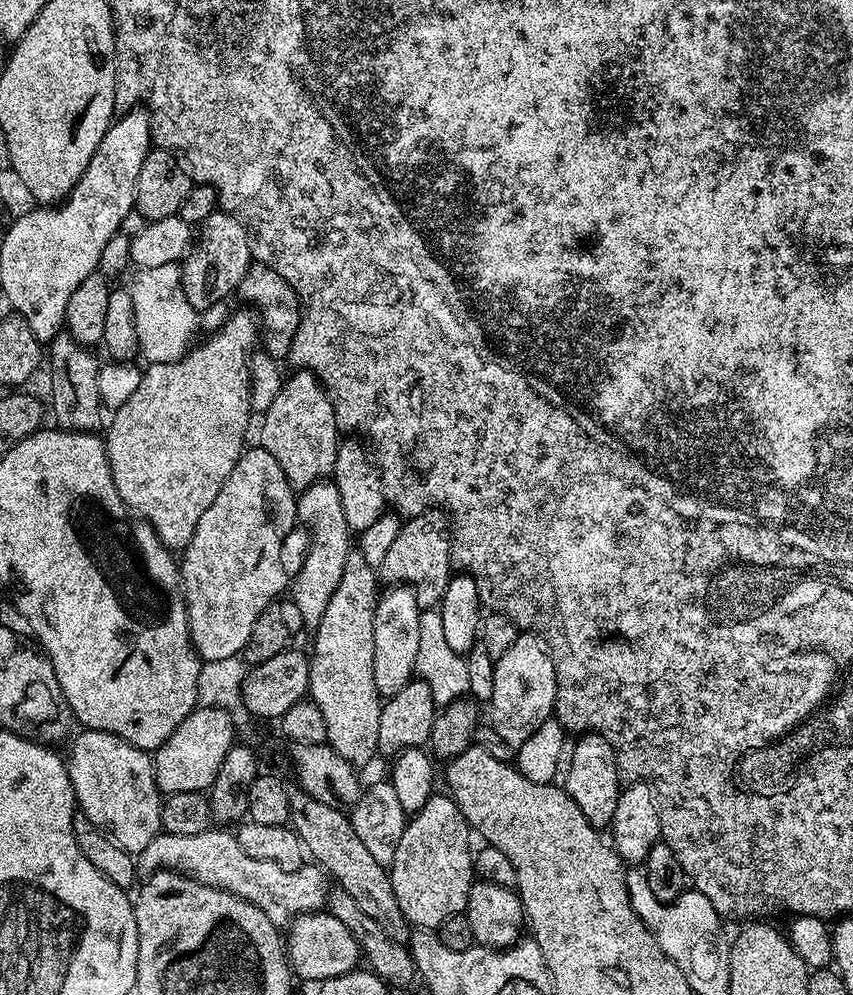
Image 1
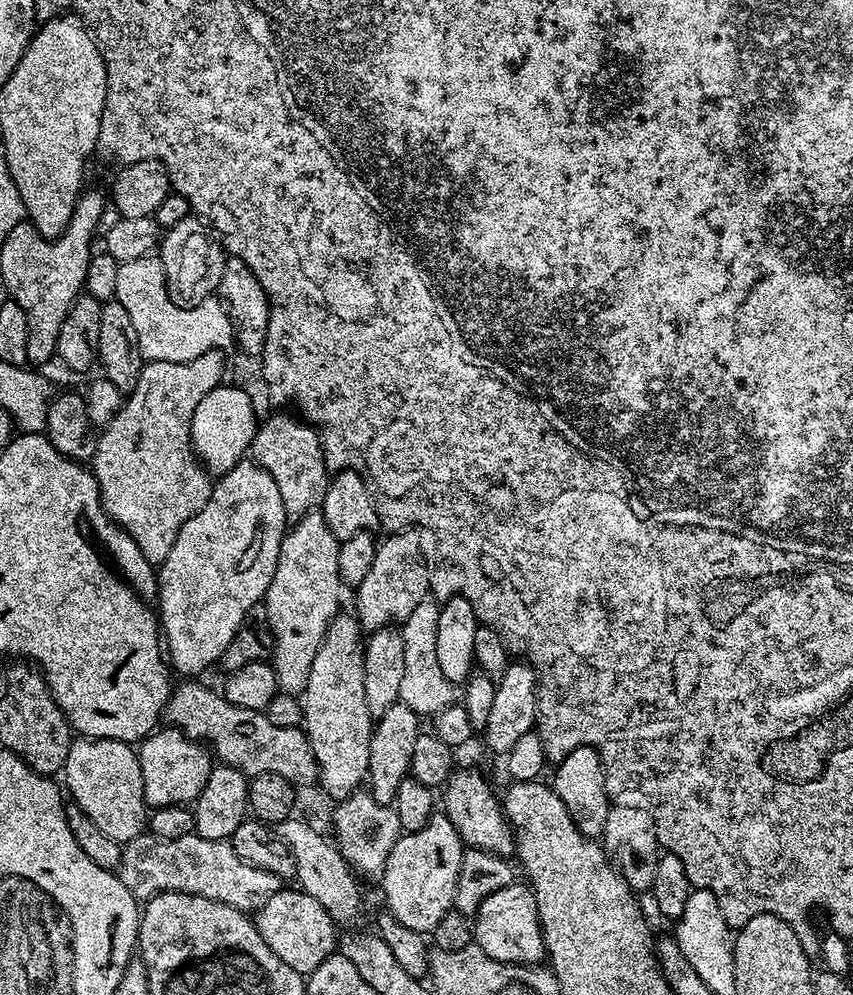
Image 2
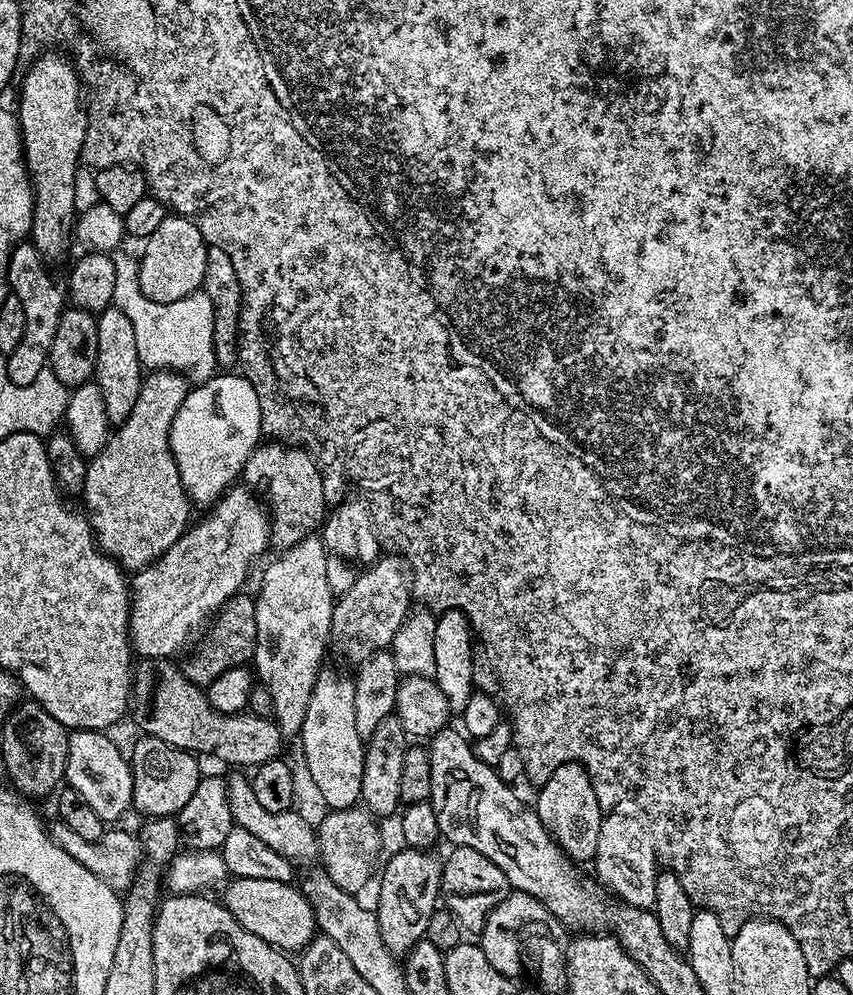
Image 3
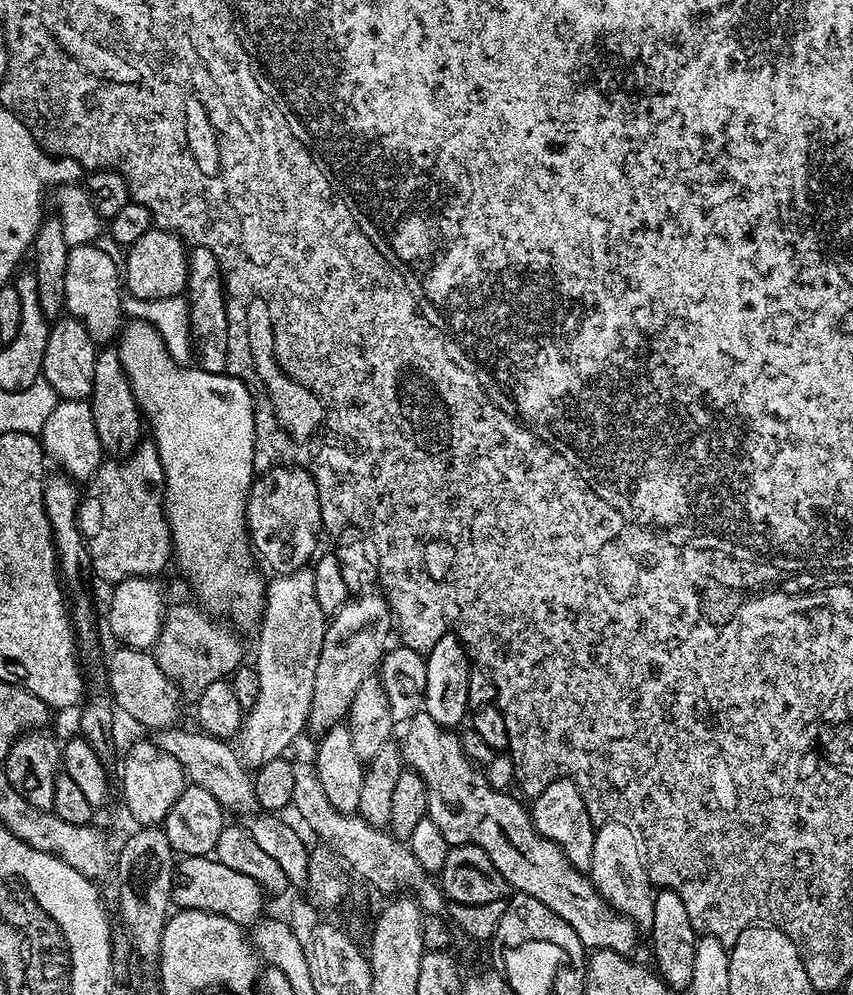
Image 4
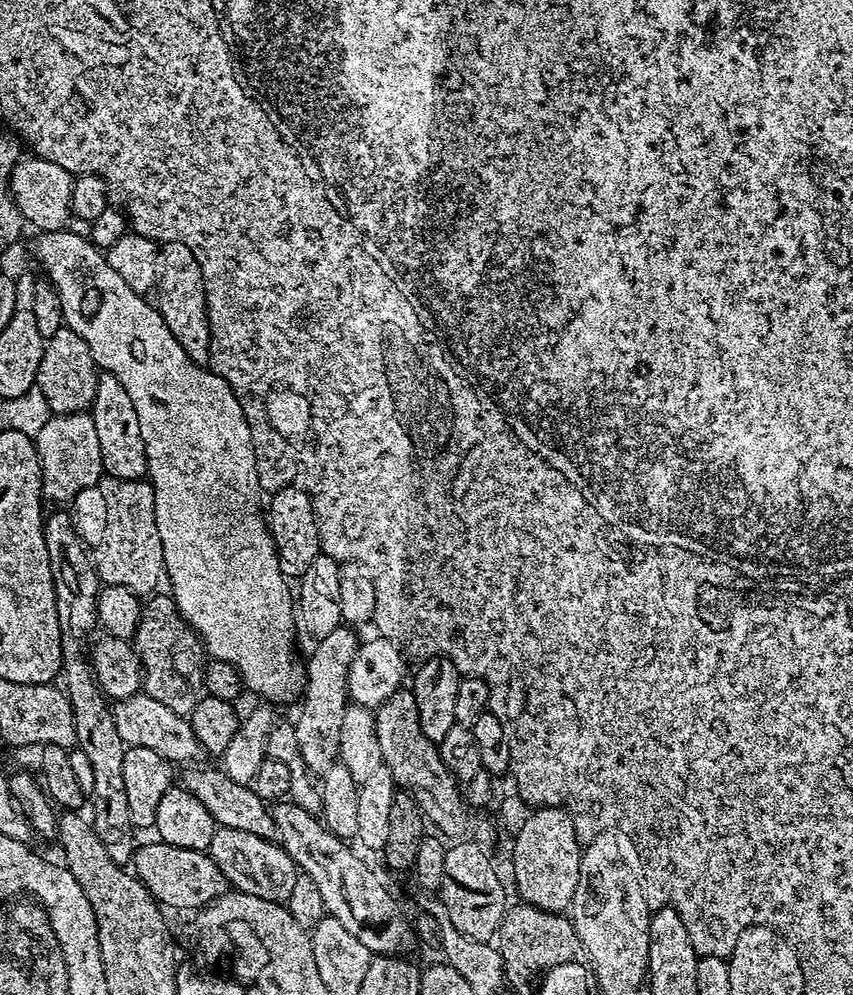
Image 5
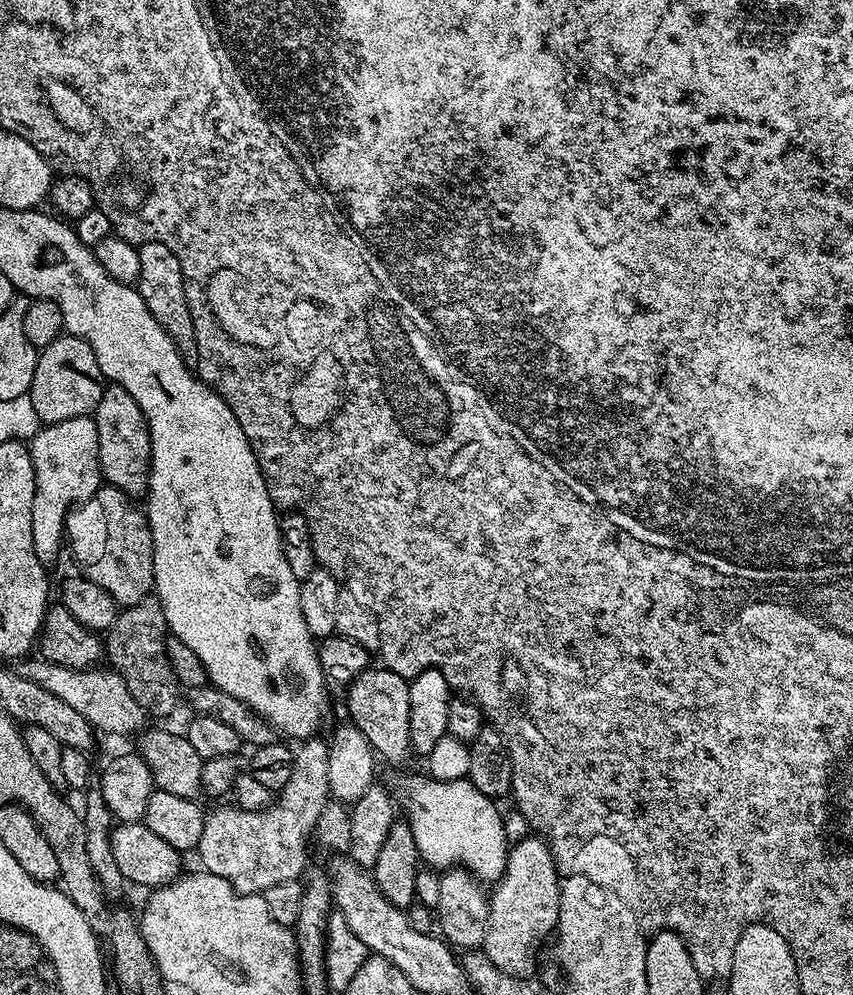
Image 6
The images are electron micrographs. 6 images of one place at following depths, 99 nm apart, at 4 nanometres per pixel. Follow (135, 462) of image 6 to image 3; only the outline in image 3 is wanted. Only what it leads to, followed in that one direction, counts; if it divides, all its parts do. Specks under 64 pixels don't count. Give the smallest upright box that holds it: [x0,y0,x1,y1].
[94,306,144,426]

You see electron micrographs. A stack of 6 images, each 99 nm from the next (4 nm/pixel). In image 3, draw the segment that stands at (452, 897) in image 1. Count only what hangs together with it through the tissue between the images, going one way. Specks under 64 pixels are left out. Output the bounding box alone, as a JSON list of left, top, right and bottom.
[374,847,442,958]

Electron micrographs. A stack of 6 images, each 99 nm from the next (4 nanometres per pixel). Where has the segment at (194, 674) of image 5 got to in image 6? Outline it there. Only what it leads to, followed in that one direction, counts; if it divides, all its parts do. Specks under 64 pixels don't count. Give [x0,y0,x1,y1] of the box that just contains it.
[102,594,182,717]

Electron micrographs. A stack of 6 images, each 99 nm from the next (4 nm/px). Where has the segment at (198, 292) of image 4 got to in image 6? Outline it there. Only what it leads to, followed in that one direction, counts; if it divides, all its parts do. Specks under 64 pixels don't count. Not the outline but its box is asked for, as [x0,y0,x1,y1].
[139,241,197,366]

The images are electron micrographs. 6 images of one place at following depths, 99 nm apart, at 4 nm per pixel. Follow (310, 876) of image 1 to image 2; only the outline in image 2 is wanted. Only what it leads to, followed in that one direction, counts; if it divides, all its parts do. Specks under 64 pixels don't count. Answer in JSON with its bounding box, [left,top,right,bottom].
[118,834,282,913]

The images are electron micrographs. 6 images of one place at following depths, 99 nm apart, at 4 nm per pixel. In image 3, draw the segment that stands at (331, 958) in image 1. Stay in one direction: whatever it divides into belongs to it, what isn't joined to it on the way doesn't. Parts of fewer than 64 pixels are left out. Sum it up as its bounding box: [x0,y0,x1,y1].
[222,878,317,954]

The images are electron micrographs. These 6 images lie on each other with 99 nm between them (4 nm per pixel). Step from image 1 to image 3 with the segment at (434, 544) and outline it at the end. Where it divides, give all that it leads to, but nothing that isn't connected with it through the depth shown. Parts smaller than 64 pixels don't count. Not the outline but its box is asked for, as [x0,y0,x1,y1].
[331,554,410,666]

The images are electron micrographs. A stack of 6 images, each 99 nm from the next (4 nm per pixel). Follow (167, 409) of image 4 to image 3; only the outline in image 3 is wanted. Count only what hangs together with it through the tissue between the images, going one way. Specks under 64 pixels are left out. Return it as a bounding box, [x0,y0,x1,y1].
[170,374,261,505]

